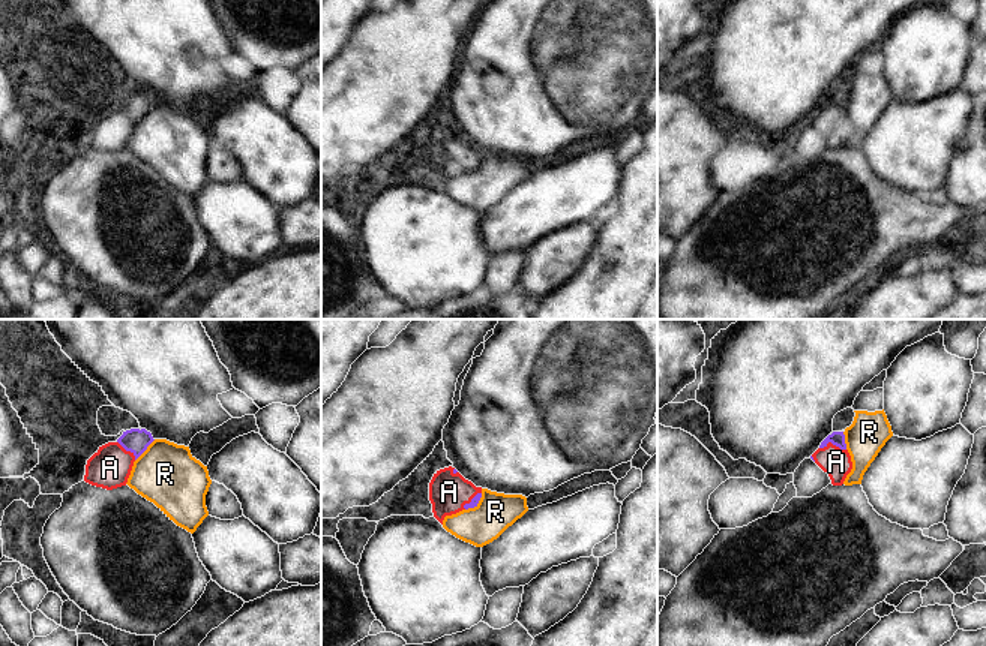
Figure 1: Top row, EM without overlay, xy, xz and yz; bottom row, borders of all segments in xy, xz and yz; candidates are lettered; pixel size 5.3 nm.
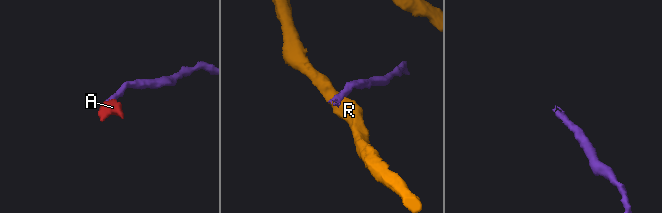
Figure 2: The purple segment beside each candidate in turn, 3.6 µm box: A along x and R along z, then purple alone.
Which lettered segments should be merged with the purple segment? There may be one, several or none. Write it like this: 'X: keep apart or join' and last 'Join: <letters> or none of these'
A: join
R: keep apart
Join: A

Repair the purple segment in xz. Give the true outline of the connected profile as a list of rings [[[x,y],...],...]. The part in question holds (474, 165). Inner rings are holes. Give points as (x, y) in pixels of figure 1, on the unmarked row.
[[[452,130],[437,135],[429,147],[432,177],[441,189],[446,180],[477,171],[480,162],[482,151],[476,151]]]

